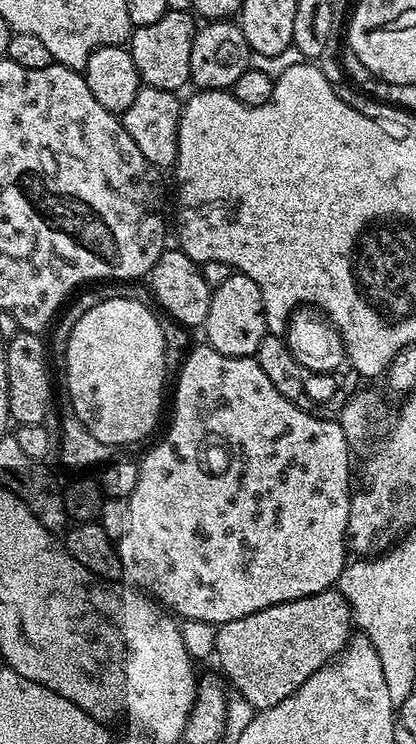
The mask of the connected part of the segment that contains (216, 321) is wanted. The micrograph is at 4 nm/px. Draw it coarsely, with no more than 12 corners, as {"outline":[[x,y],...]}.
{"outline":[[233,274],[212,289],[202,332],[224,356],[255,357],[262,290]]}

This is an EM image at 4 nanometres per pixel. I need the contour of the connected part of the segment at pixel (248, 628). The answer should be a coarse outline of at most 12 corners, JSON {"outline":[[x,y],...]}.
{"outline":[[339,591],[216,629],[214,660],[253,708],[278,706],[343,649]]}

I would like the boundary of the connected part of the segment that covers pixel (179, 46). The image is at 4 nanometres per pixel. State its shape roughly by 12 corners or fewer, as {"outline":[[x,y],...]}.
{"outline":[[170,12],[130,37],[149,88],[191,81],[193,13]]}

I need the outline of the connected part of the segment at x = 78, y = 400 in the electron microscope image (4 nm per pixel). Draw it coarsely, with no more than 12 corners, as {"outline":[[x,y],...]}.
{"outline":[[104,298],[70,331],[68,400],[136,444],[164,404],[162,320]]}

